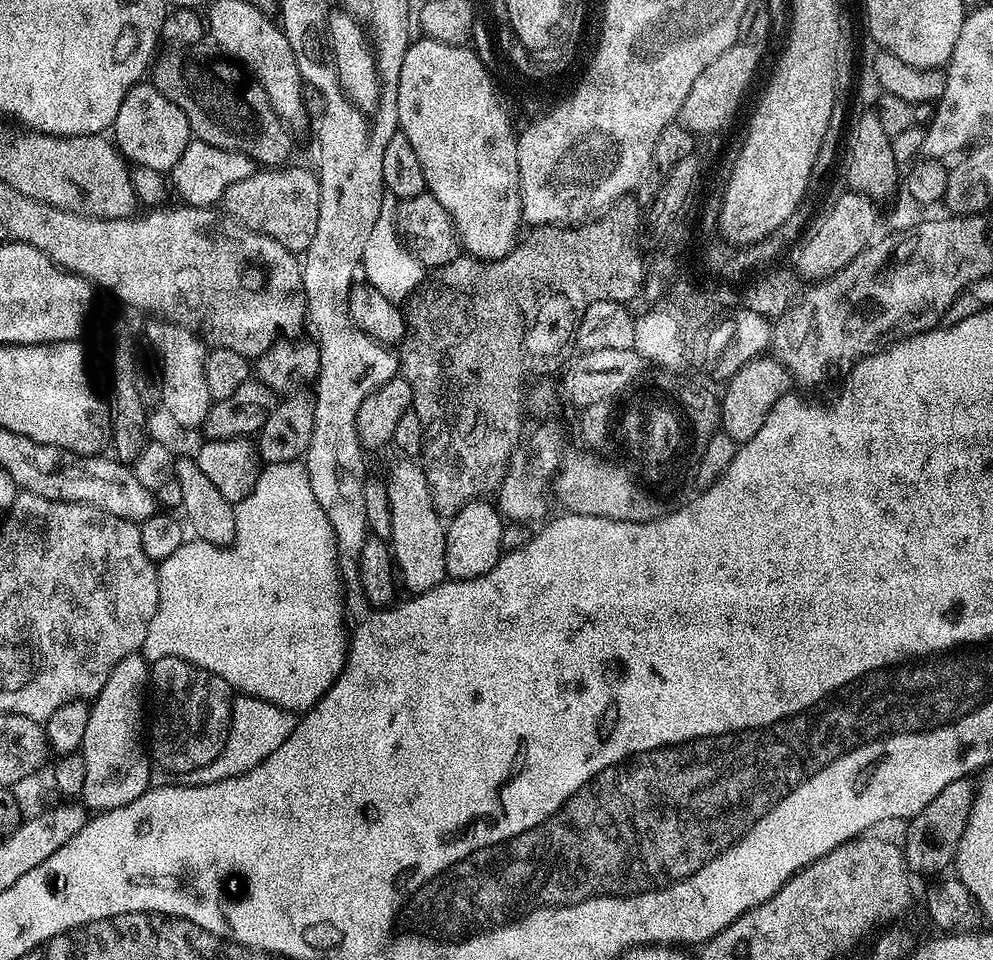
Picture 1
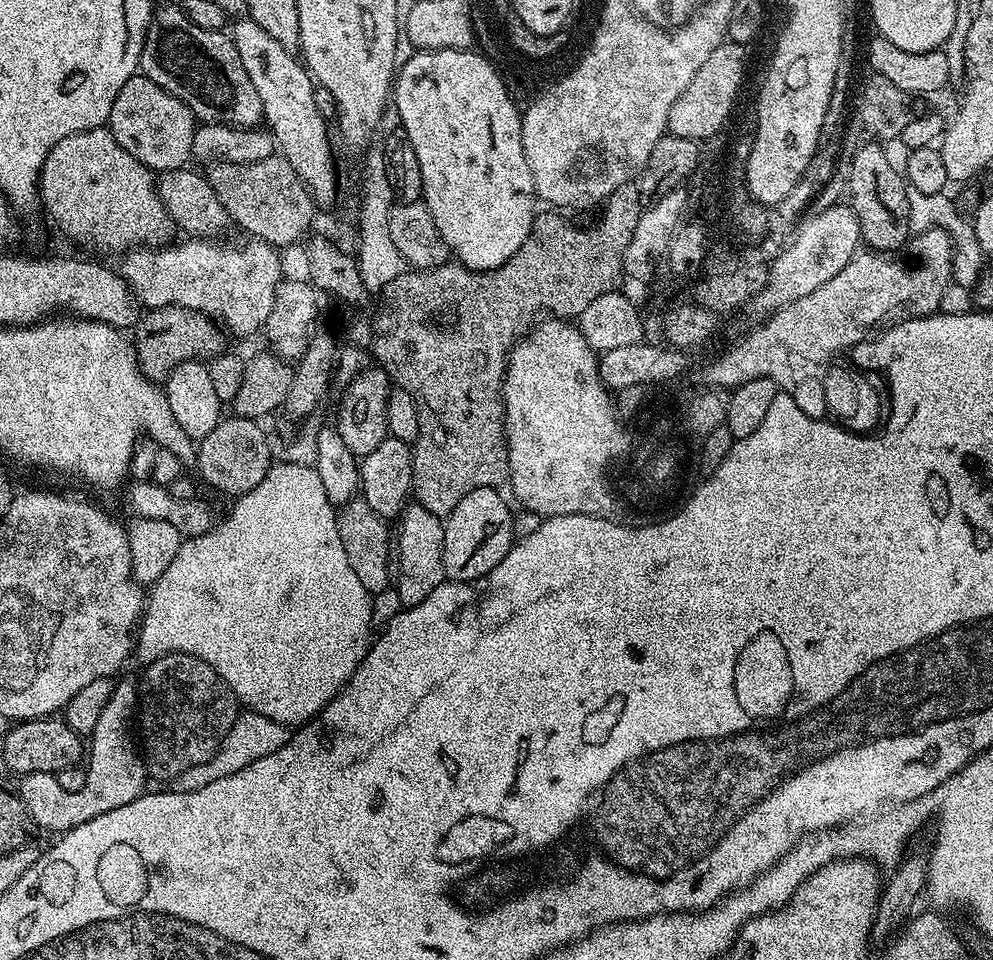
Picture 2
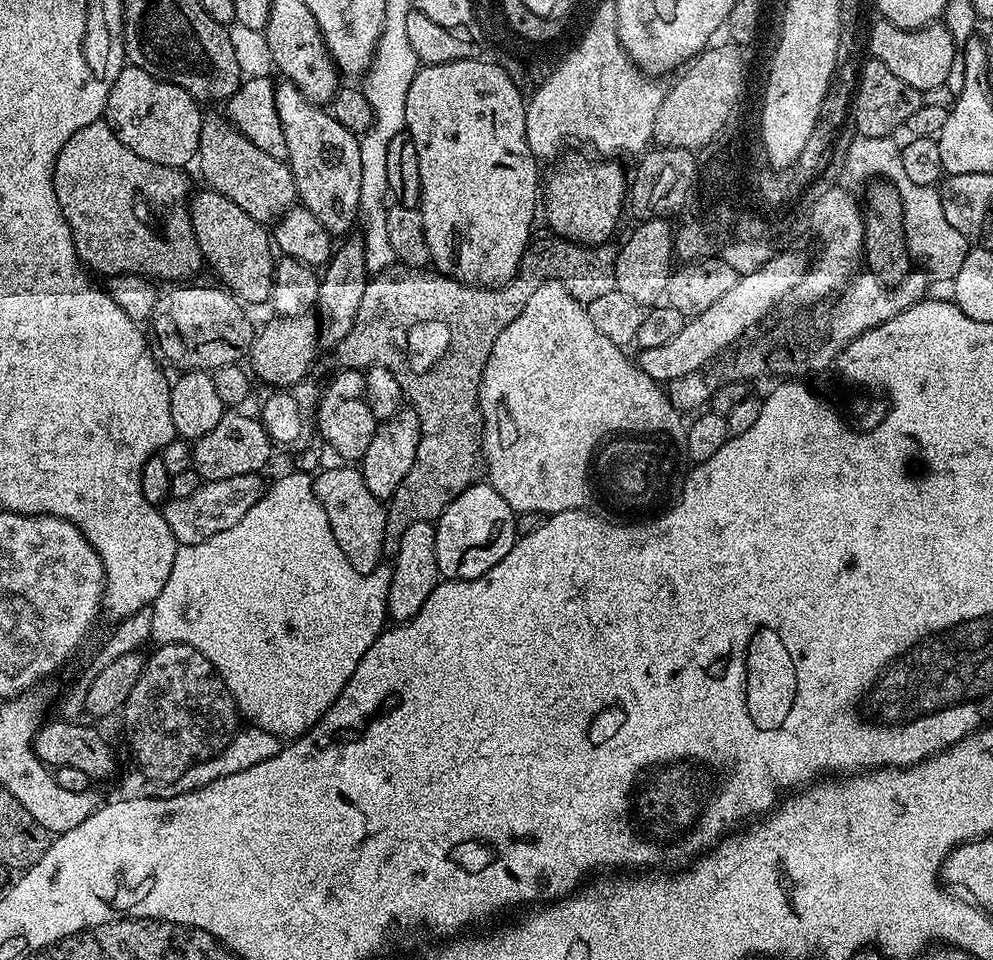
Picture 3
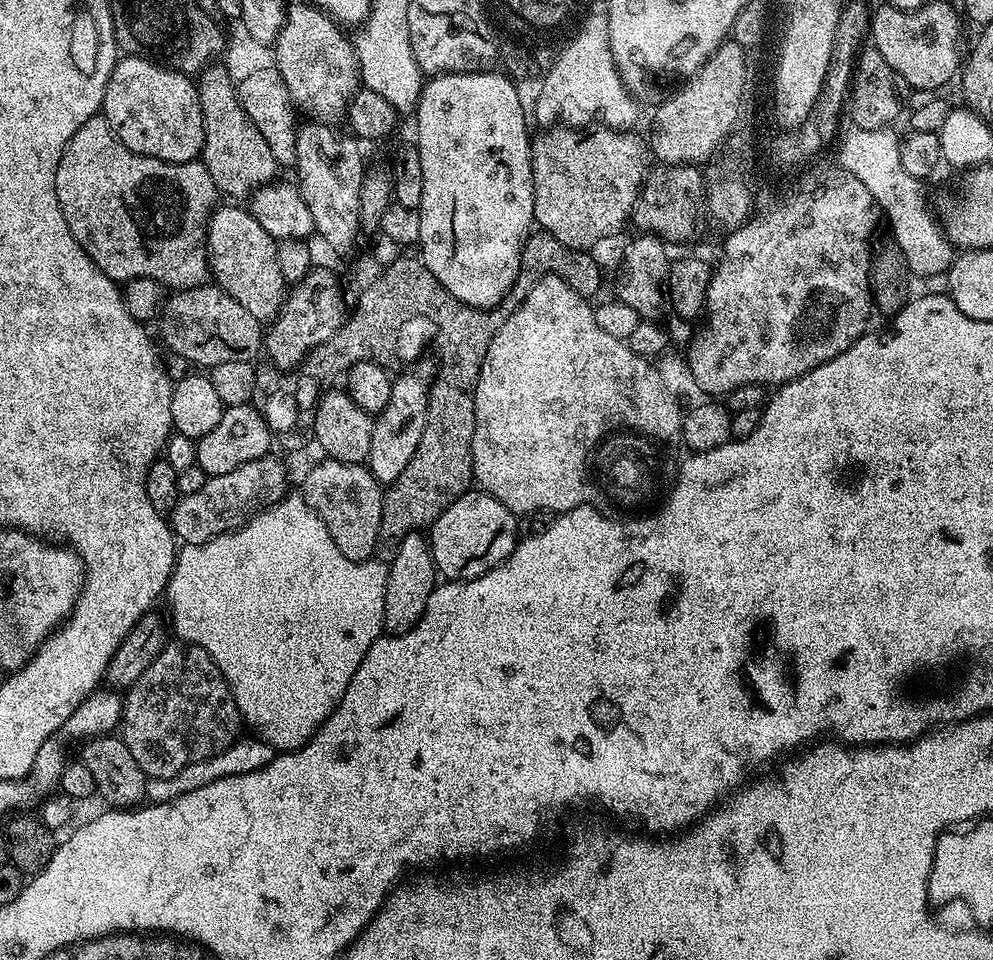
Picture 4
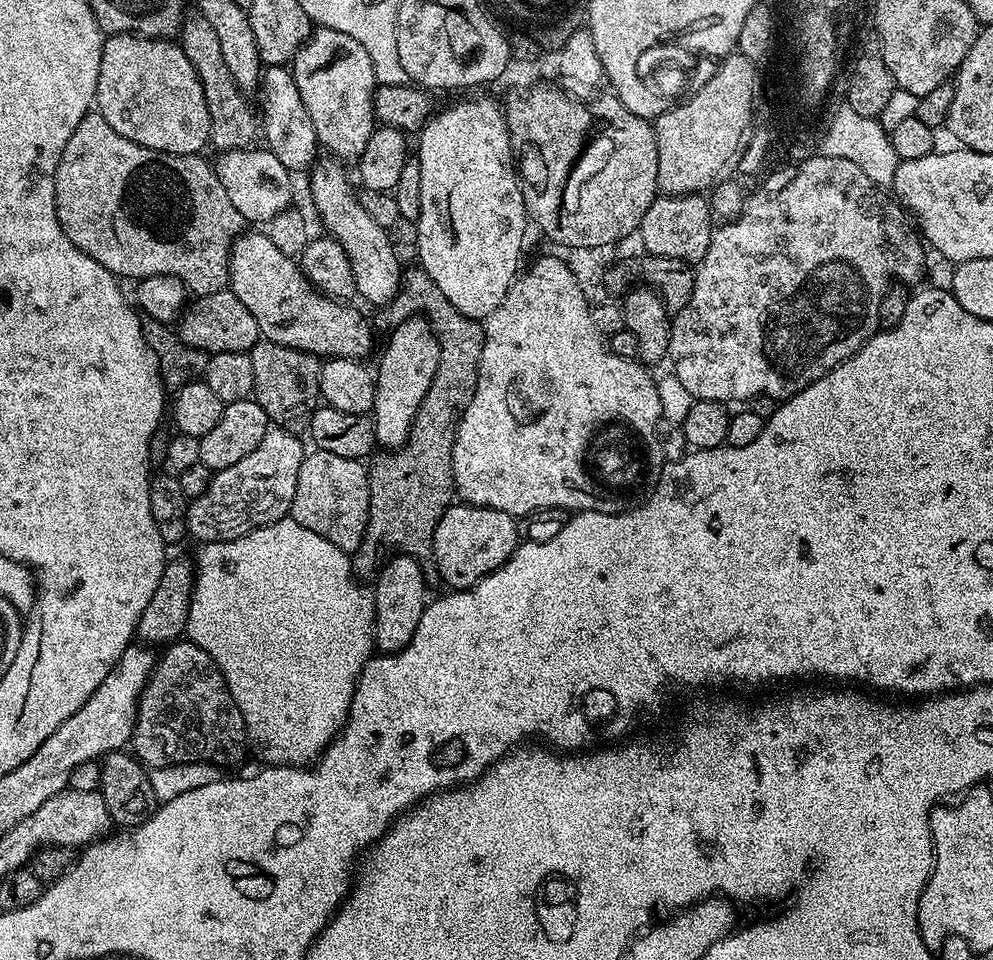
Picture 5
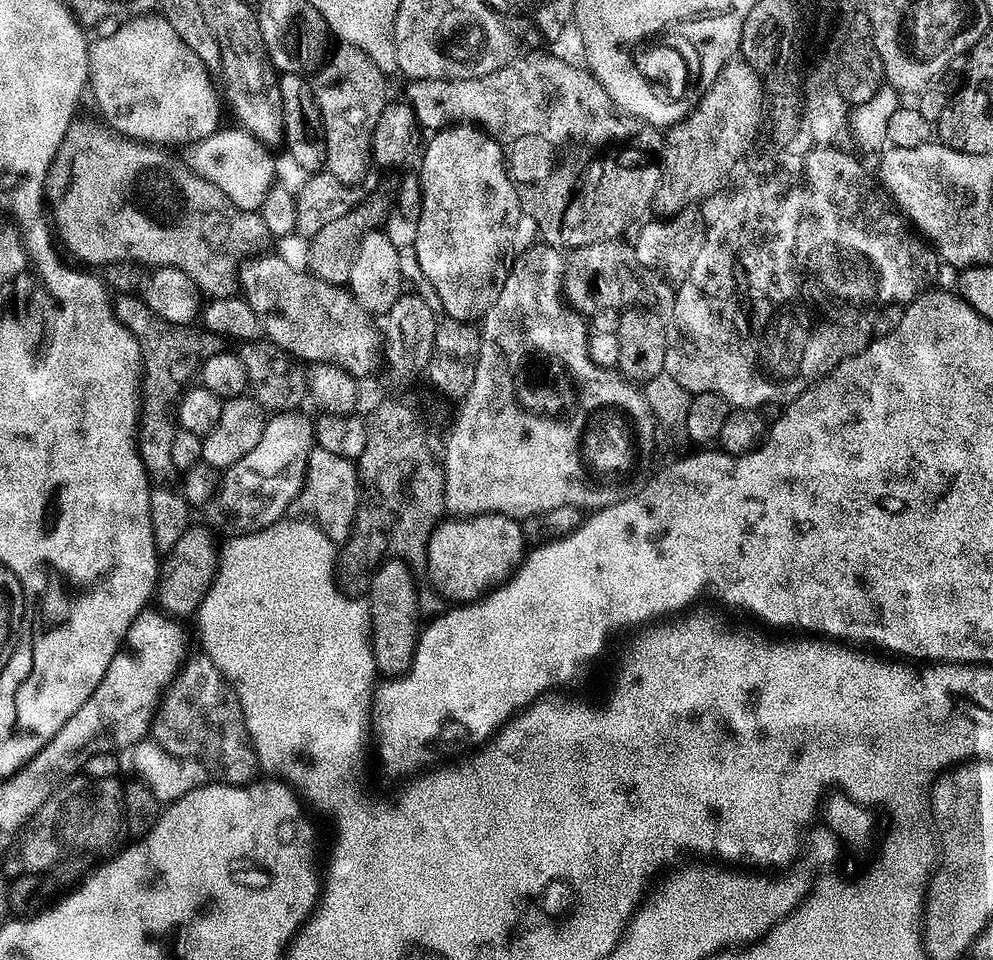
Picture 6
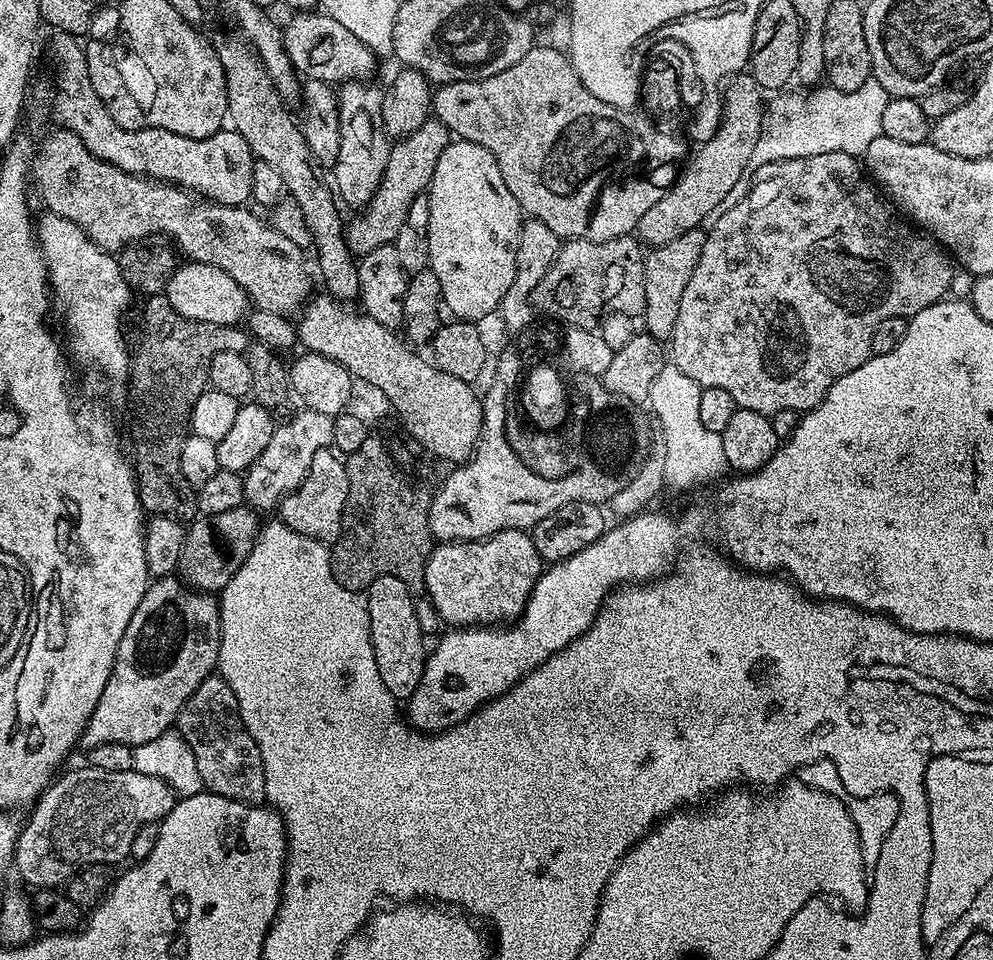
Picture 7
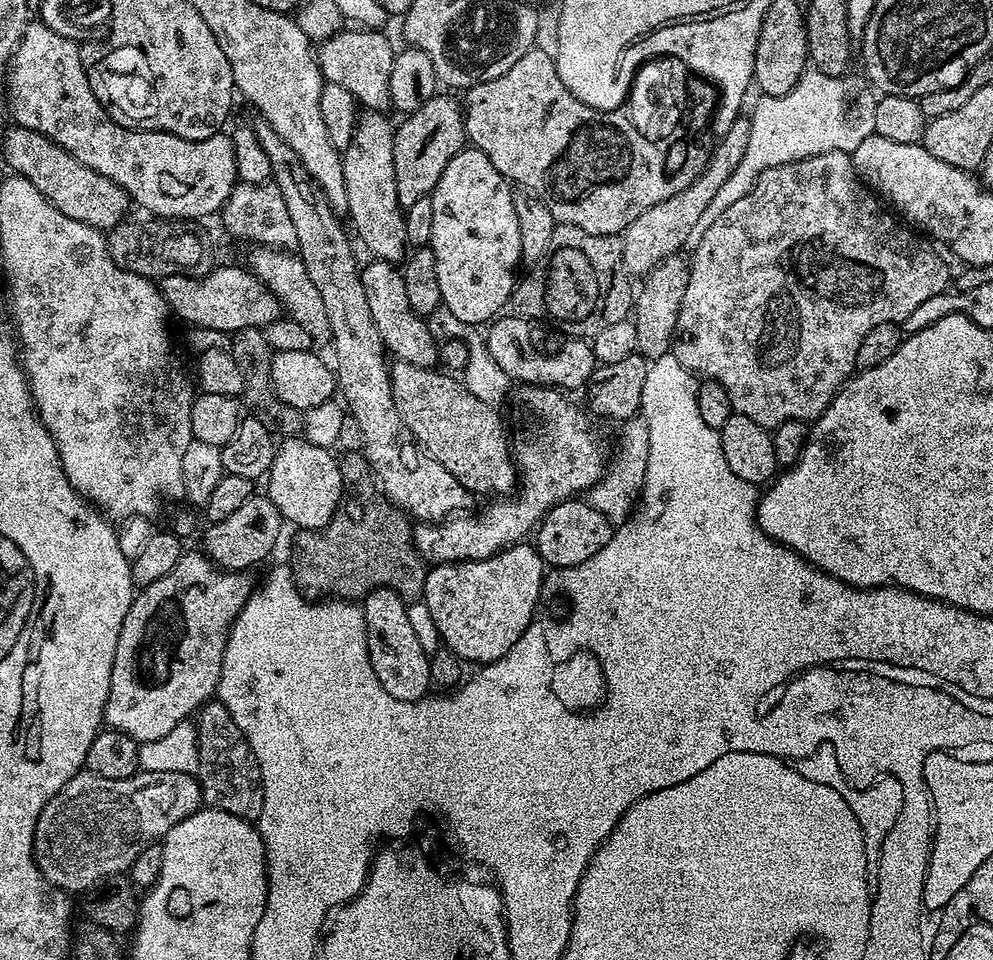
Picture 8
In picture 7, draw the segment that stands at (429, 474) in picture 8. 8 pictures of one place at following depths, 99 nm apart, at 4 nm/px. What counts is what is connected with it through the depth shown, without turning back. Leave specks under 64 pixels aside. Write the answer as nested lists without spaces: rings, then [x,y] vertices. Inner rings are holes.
[[[235,39],[218,44],[222,70],[226,74],[227,119],[235,132],[246,138],[253,157],[266,162],[266,166],[271,166],[278,178],[282,178],[285,193],[302,210],[302,218],[306,218],[312,235],[311,247],[316,248],[316,260],[320,263],[323,291],[341,302],[355,301],[360,294],[358,264],[348,248],[346,220],[336,209],[337,197],[329,185],[328,188],[324,185],[321,169],[312,159],[297,117],[288,113],[289,105],[274,86],[264,63],[256,57],[251,44]]]

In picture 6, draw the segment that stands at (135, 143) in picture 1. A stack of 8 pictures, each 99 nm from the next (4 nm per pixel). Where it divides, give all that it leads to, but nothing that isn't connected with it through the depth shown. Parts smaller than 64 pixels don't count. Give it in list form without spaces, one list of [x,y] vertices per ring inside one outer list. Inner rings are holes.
[[[159,14],[125,19],[112,38],[96,38],[88,45],[90,96],[92,92],[105,122],[109,124],[107,127],[121,137],[145,146],[187,146],[218,131],[222,124],[222,100],[217,85],[215,88],[208,76],[211,76],[210,69],[198,58],[198,54],[194,54],[194,50],[190,50],[190,46],[186,46],[186,42],[182,42],[182,38],[178,38],[174,26],[170,26],[170,22]],[[134,68],[146,80],[152,94],[152,106],[148,104],[148,94],[144,94],[140,102],[132,102]],[[132,108],[138,108],[134,112],[140,114],[132,114]]]

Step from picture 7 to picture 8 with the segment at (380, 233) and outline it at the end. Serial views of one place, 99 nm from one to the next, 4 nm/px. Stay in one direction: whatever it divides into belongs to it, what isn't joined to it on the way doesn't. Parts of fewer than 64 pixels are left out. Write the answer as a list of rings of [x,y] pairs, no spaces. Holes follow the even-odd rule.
[[[435,94],[424,104],[403,117],[393,131],[394,178],[398,182],[398,202],[401,208],[414,206],[418,198],[429,195],[435,188],[442,170],[466,147],[464,110],[459,99]]]

